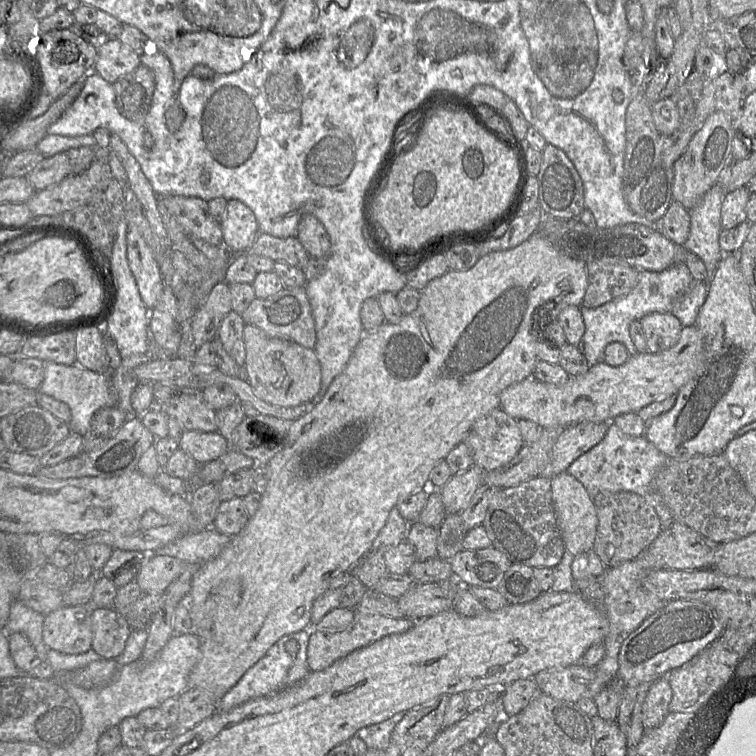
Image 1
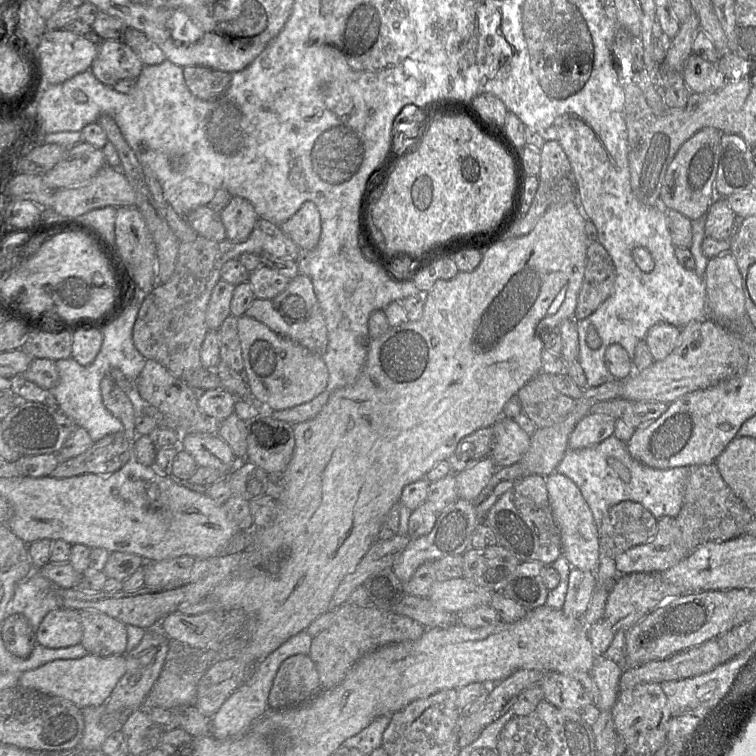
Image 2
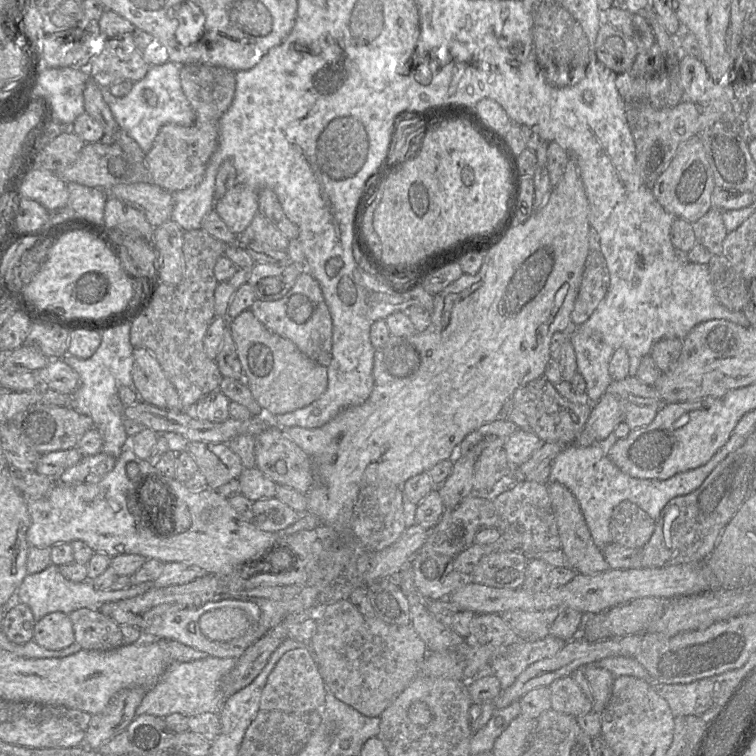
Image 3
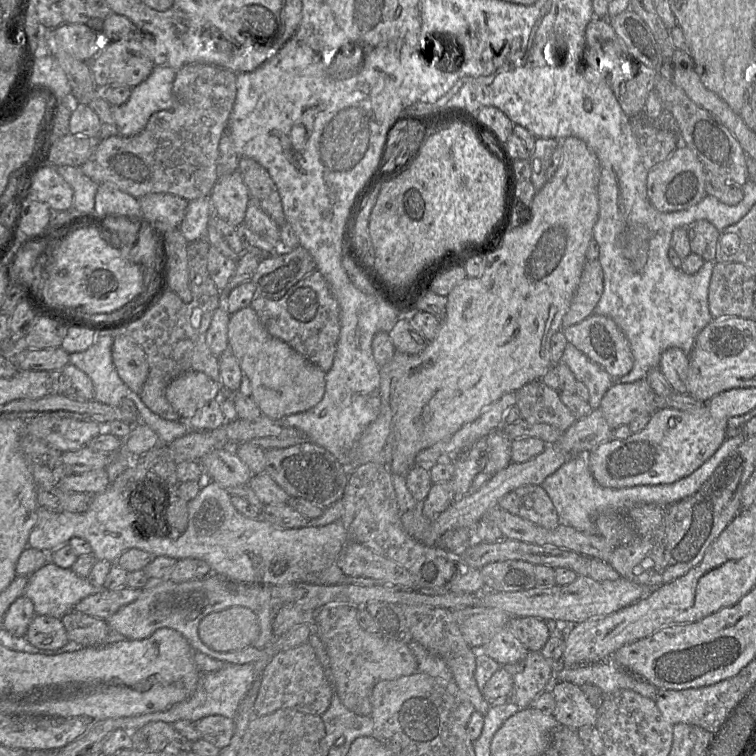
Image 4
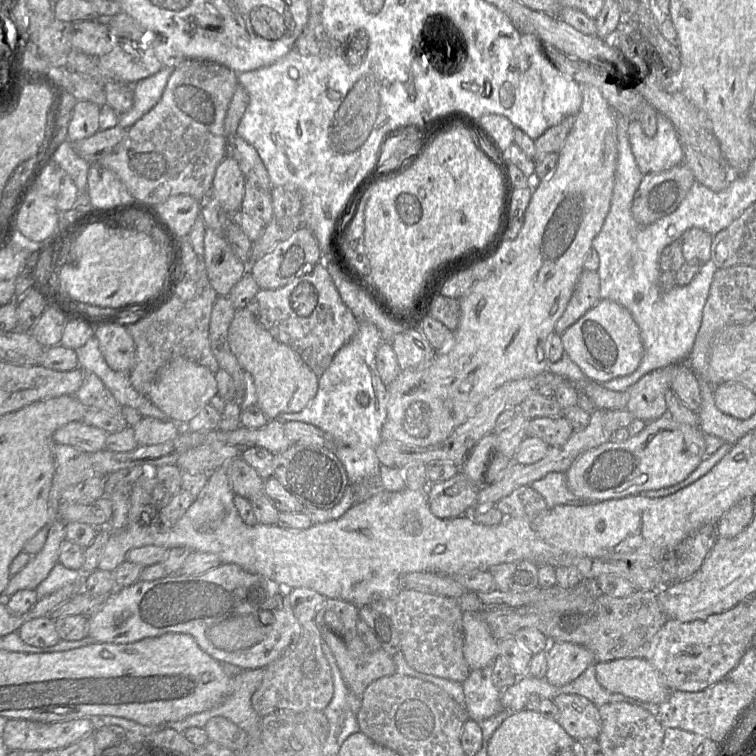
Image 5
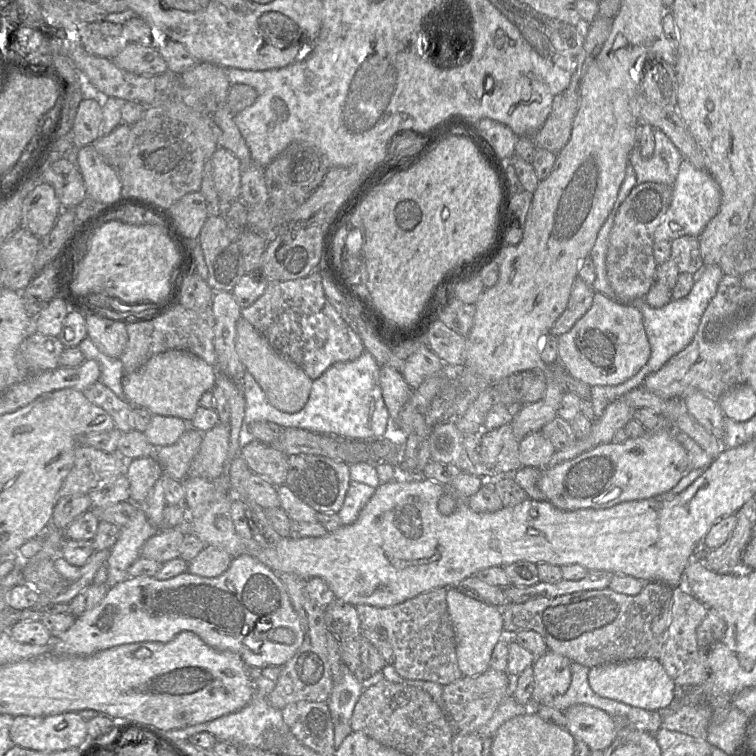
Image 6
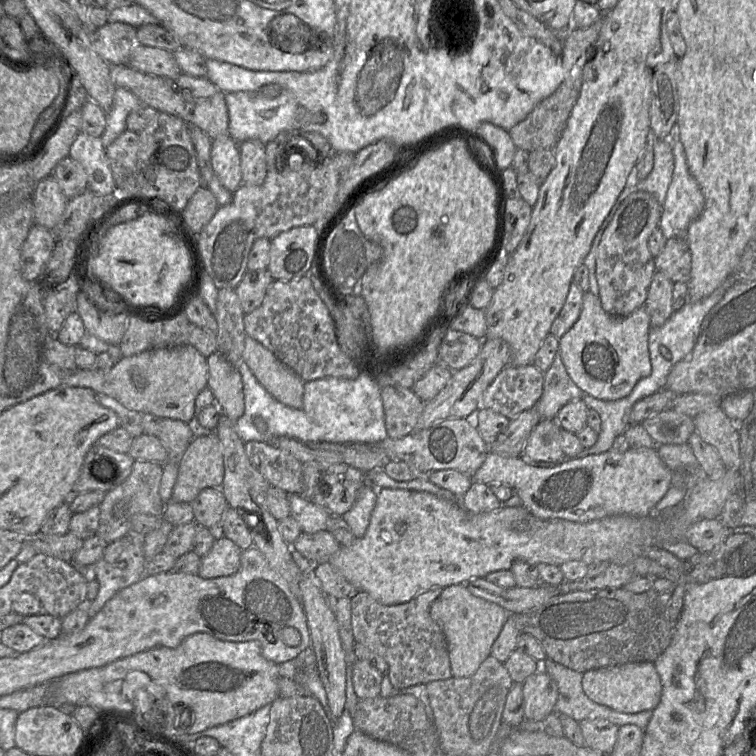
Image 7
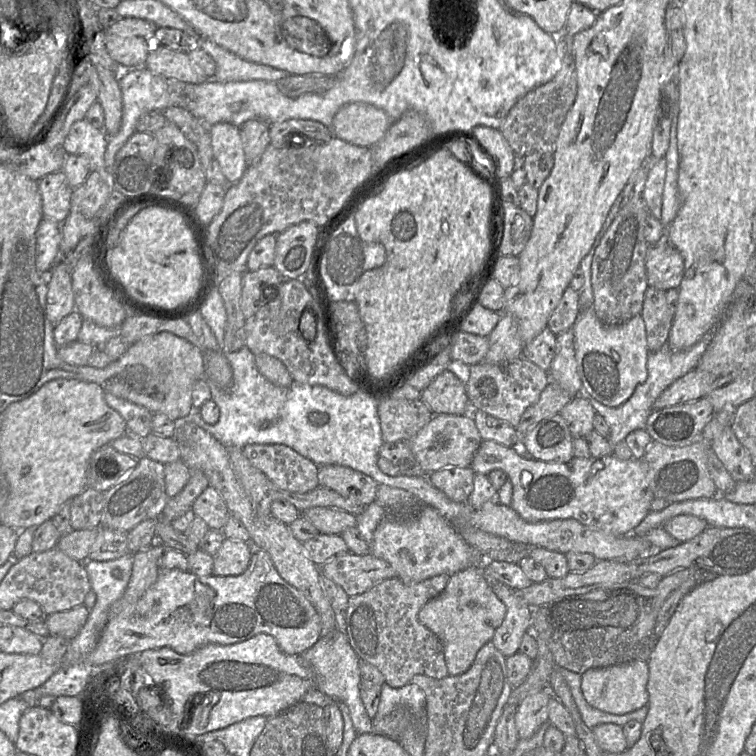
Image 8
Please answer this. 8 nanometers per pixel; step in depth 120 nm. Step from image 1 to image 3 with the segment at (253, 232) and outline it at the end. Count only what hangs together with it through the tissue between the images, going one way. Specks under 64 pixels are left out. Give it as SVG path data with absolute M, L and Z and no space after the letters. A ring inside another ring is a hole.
M238 182L222 198L216 200L214 210L231 232L240 236L259 213L257 192Z

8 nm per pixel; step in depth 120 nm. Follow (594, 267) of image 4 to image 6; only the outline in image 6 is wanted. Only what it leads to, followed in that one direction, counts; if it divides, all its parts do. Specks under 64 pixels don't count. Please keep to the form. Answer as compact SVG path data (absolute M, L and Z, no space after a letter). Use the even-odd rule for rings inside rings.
M576 277L573 282L568 304L550 330L550 334L560 337L568 332L578 319L591 307L595 290L581 278Z

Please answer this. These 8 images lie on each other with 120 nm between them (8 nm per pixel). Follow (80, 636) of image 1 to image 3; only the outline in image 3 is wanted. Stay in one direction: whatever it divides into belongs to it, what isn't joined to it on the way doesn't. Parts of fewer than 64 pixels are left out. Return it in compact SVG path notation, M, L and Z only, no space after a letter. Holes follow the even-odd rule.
M57 611L45 615L34 625L33 641L48 650L62 650L75 642L68 614Z

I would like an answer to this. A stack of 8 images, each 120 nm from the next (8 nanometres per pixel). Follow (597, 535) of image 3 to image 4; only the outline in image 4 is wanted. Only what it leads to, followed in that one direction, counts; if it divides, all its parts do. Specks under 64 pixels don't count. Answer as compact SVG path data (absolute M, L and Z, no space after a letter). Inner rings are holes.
M739 434L726 438L717 451L706 460L697 470L673 483L659 485L638 485L627 488L602 487L594 479L587 459L587 455L575 455L564 463L557 471L548 476L541 487L547 492L558 514L560 525L574 527L585 534L597 534L596 518L605 510L626 509L635 504L657 504L670 506L684 498L695 494L708 480L719 464L735 449L746 437Z

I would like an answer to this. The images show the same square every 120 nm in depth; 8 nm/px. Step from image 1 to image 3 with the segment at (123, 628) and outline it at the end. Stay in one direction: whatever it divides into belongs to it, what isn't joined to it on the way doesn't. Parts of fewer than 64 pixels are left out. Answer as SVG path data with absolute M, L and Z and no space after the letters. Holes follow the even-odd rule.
M81 608L69 614L75 642L82 649L105 651L123 645L120 625L97 609Z

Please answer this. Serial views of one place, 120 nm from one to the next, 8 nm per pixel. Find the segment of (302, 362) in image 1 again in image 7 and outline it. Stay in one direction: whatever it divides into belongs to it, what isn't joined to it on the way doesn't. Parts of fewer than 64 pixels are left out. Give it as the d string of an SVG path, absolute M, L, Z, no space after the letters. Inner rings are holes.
M246 336L242 360L273 398L290 408L302 408L305 382L261 343Z

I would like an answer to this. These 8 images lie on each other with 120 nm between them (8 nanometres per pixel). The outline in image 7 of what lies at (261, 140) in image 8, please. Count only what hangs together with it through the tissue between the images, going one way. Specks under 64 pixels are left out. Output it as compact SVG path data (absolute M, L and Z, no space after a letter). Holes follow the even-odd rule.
M246 140L239 144L242 183L260 186L267 175L265 144L259 140Z

